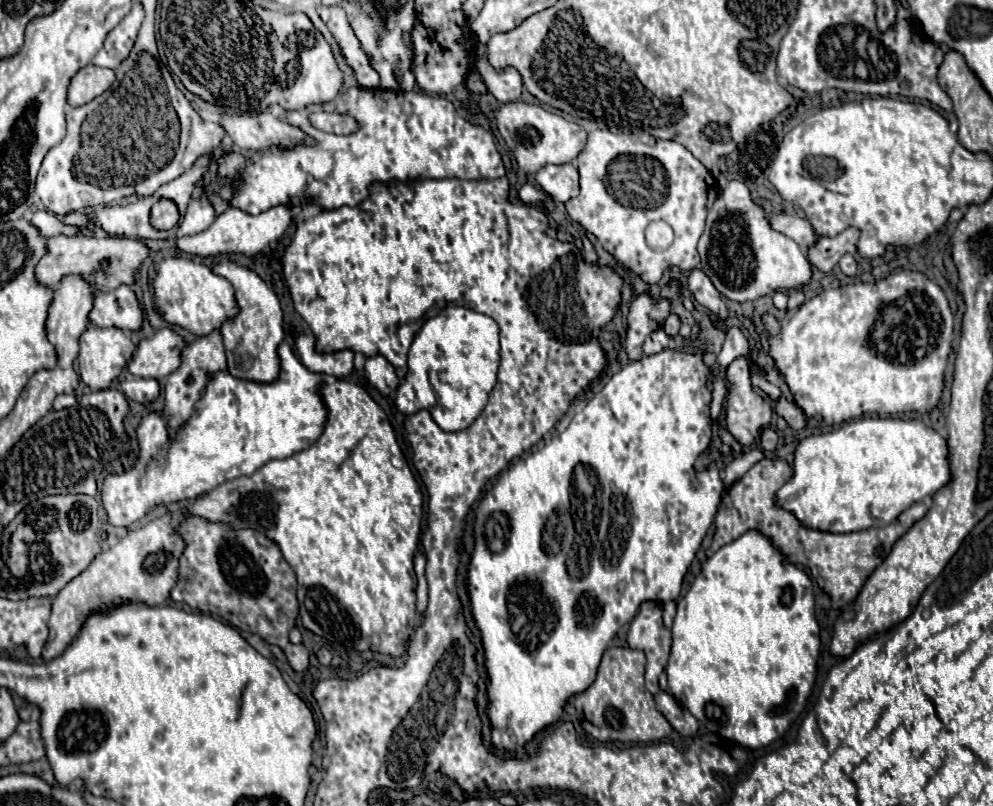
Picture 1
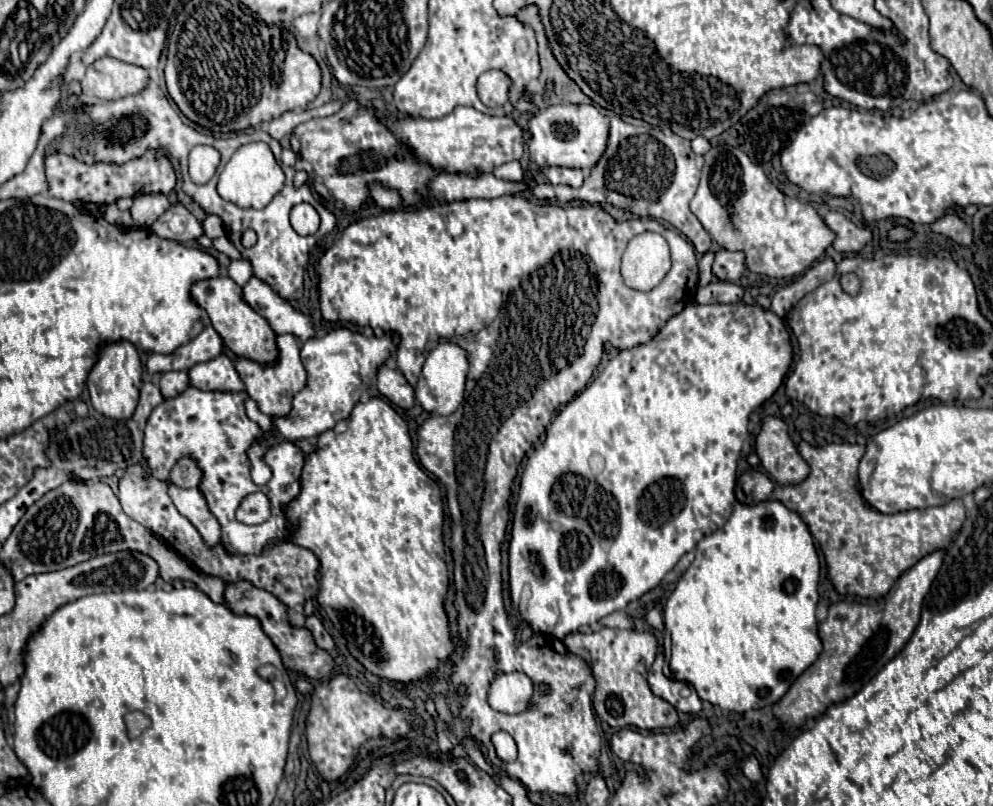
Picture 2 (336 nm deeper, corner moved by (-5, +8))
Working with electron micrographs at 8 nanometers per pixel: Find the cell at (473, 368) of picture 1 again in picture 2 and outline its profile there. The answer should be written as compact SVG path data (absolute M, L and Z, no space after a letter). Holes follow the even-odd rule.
M439 343L427 357L423 365L423 373L415 387L415 399L423 405L425 411L437 415L451 415L461 403L465 393L465 377L467 377L467 353L453 343Z

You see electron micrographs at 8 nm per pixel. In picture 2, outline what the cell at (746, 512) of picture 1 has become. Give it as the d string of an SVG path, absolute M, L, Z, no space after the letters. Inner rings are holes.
M801 441L799 453L811 467L811 473L803 483L779 487L765 473L751 469L737 479L737 495L743 503L749 503L749 499L751 503L777 499L787 509L795 511L821 545L829 577L841 595L855 595L873 601L883 599L901 573L913 567L919 559L947 549L965 521L965 505L961 499L953 499L943 507L893 515L883 515L869 507L861 497L857 479L857 467L865 455L865 445L829 443L825 447L811 447Z

